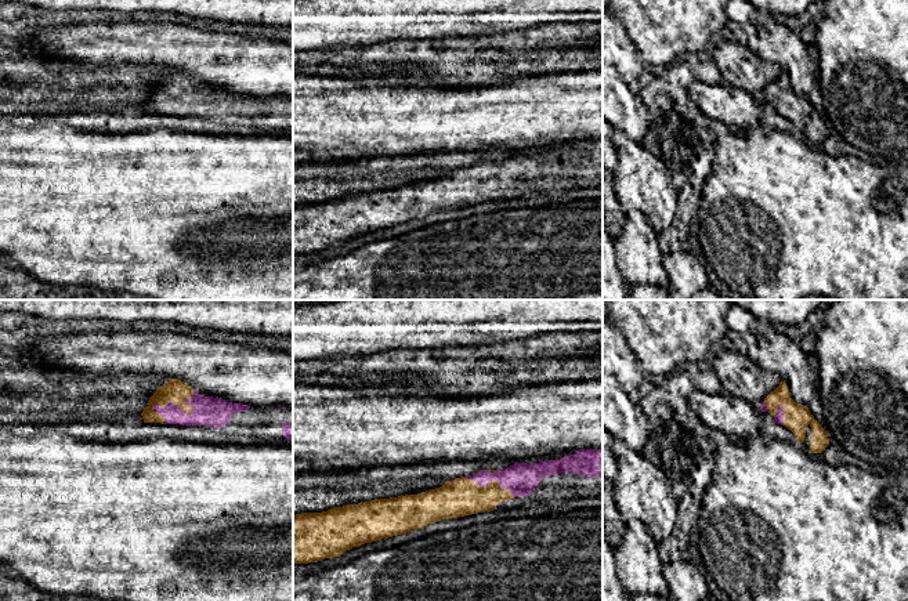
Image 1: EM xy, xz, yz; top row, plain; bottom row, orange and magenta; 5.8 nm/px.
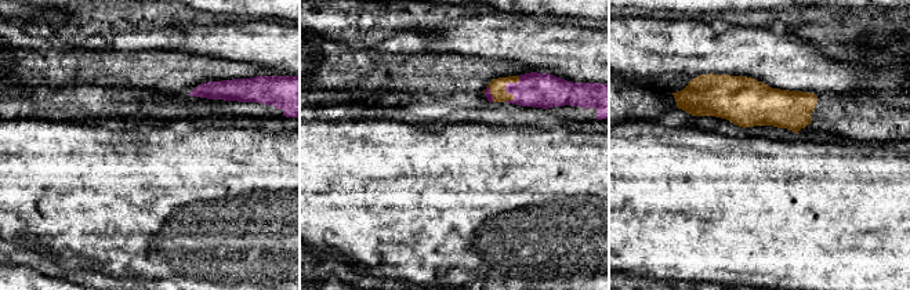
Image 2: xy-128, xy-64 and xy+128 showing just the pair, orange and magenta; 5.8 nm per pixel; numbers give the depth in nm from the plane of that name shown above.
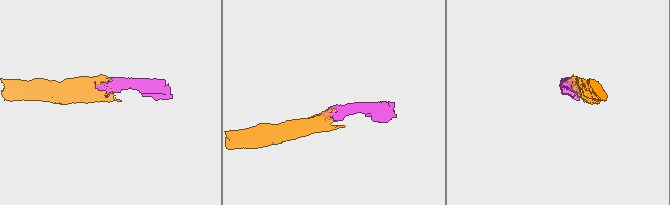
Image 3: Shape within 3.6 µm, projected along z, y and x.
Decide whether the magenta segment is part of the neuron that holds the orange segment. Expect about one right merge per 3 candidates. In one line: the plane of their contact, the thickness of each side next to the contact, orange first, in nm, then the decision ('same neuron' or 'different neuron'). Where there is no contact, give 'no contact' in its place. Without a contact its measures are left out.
xy | 140/180 nm | same neuron

